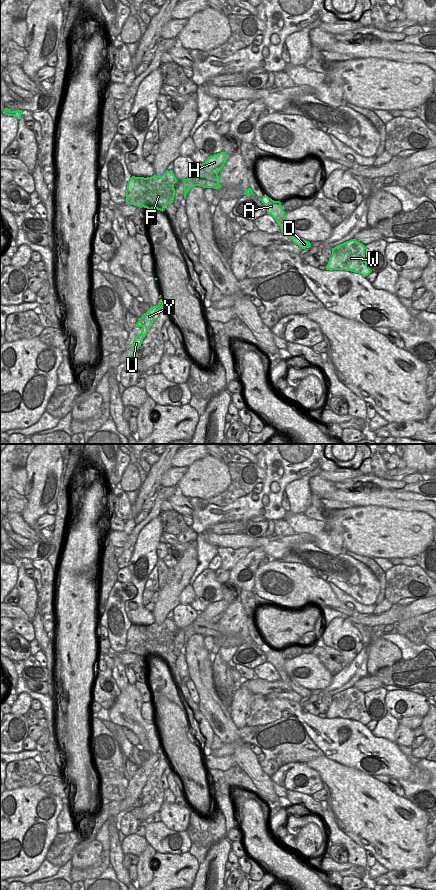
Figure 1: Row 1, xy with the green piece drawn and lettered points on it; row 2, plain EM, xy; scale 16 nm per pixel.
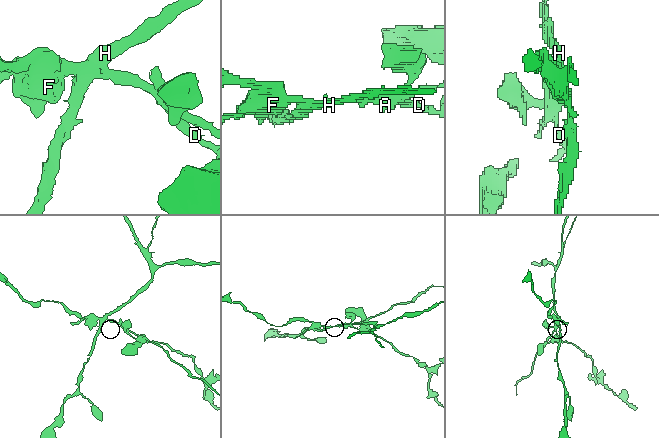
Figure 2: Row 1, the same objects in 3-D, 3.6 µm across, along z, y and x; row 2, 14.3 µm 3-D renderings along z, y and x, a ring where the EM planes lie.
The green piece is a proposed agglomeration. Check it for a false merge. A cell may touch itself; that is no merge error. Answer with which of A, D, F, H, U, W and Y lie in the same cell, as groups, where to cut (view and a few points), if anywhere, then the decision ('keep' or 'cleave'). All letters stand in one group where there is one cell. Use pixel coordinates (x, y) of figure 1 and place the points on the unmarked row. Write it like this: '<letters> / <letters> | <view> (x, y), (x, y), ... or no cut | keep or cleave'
A D F W / H U Y | xy (212, 623), (212, 628), (220, 635) | cleave

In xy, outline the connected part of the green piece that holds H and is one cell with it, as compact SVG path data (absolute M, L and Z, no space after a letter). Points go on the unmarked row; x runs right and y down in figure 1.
M222 599L208 605L204 611L198 612L197 618L189 626L184 627L185 647L189 638L195 634L213 637L221 636L220 633L212 629L212 625L218 623L229 605L230 603Z

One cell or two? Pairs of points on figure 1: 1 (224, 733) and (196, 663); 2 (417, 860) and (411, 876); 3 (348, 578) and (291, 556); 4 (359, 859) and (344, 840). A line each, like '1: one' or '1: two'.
1: one
2: two
3: one
4: one

